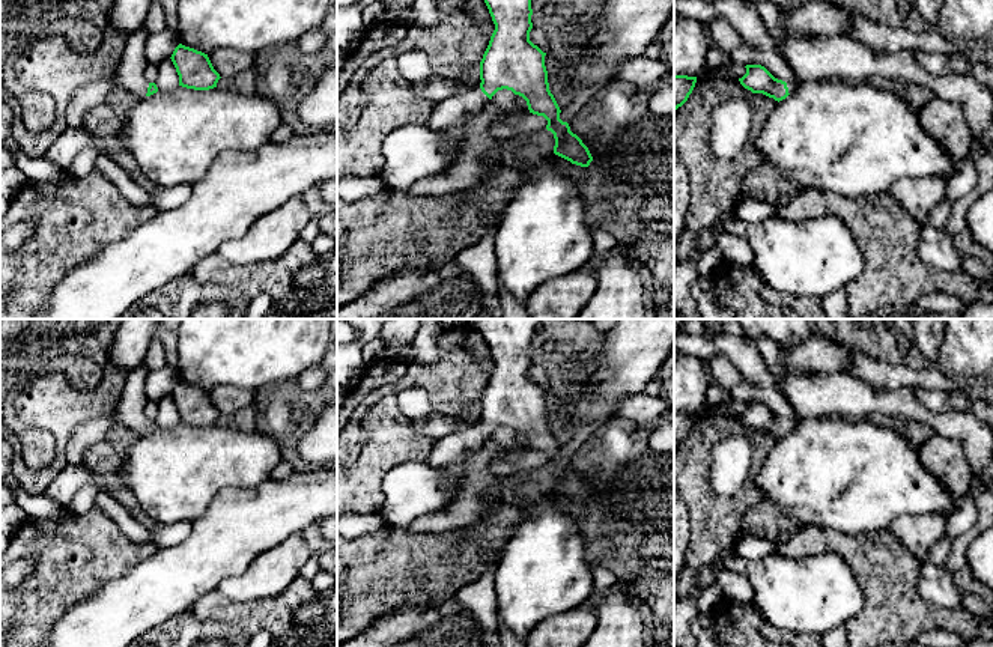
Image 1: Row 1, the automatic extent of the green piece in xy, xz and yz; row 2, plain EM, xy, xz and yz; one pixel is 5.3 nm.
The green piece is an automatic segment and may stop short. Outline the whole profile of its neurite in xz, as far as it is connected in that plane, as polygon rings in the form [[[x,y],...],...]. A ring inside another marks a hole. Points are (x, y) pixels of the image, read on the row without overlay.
[[[468,319],[492,354],[495,367],[480,399],[480,423],[436,439],[426,462],[442,468],[465,460],[503,426],[527,438],[533,451],[548,457],[554,471],[554,491],[572,501],[588,504],[593,494],[582,477],[560,456],[560,444],[549,427],[545,393],[530,378],[531,337],[542,319]]]

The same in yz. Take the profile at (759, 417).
[[[746,402],[746,411],[739,415],[740,421],[751,427],[752,430],[763,430],[775,438],[785,436],[793,430],[800,418],[800,414],[796,412],[794,418],[782,418],[775,415],[764,403],[761,402]]]

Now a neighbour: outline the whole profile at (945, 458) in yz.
[[[933,433],[916,448],[924,468],[933,474],[954,498],[961,500],[970,492],[973,469],[967,460],[966,447],[960,439]]]

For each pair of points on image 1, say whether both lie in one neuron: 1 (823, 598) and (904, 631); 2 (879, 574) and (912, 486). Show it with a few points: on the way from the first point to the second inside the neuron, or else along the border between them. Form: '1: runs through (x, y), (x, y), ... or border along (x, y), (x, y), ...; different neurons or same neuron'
1: border along (855, 577), (862, 593), (862, 607), (843, 625); different neurons
2: border along (889, 528), (855, 536); different neurons

